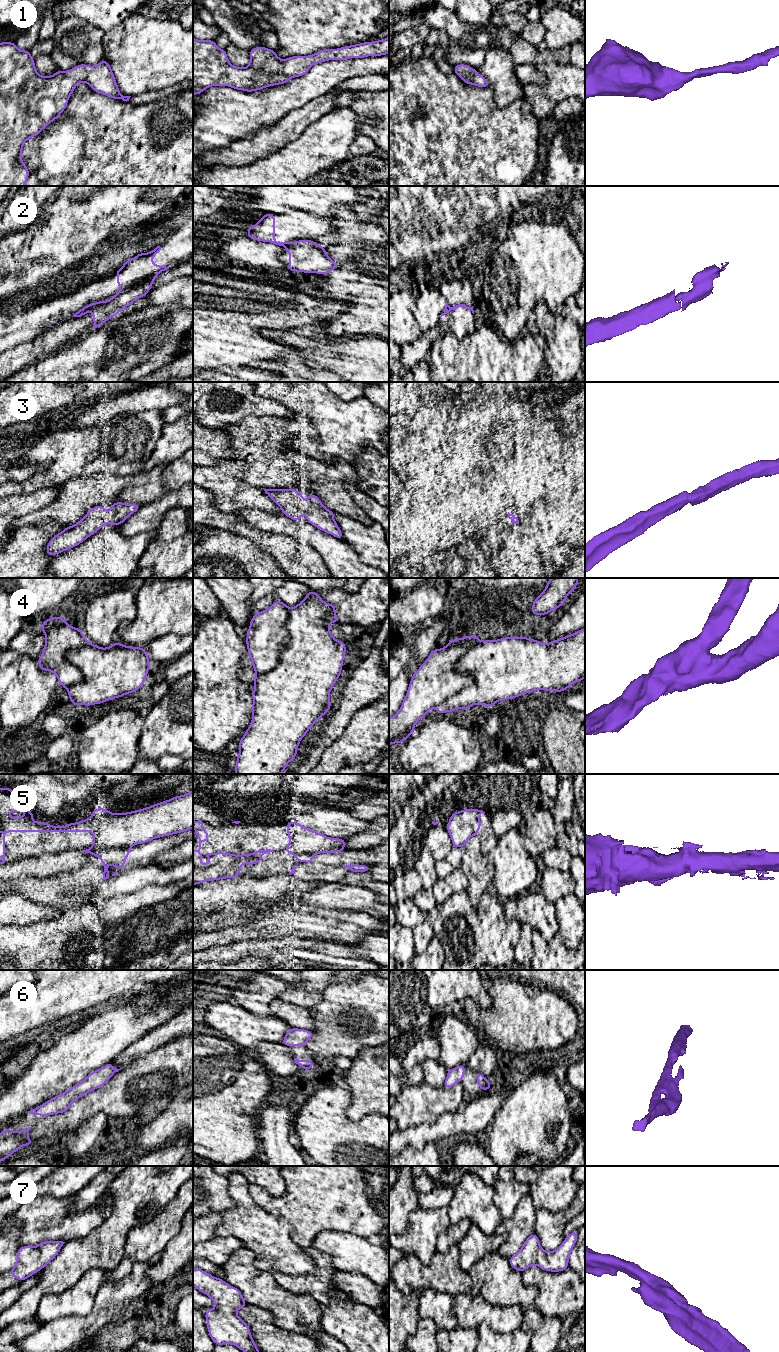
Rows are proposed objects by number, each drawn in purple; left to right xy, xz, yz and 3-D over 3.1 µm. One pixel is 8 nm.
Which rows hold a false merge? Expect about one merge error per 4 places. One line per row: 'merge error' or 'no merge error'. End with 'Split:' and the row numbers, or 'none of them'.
1: no merge error
2: merge error
3: no merge error
4: no merge error
5: no merge error
6: no merge error
7: no merge error
Split: 2

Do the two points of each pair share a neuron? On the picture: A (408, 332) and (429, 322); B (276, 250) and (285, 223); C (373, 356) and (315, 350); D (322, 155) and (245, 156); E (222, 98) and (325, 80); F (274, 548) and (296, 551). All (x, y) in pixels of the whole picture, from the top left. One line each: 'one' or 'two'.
A: two
B: two
C: one
D: two
E: one
F: one

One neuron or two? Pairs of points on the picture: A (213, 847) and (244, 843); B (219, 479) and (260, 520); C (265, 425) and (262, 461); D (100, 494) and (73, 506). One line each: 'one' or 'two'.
A: one
B: two
C: one
D: one

